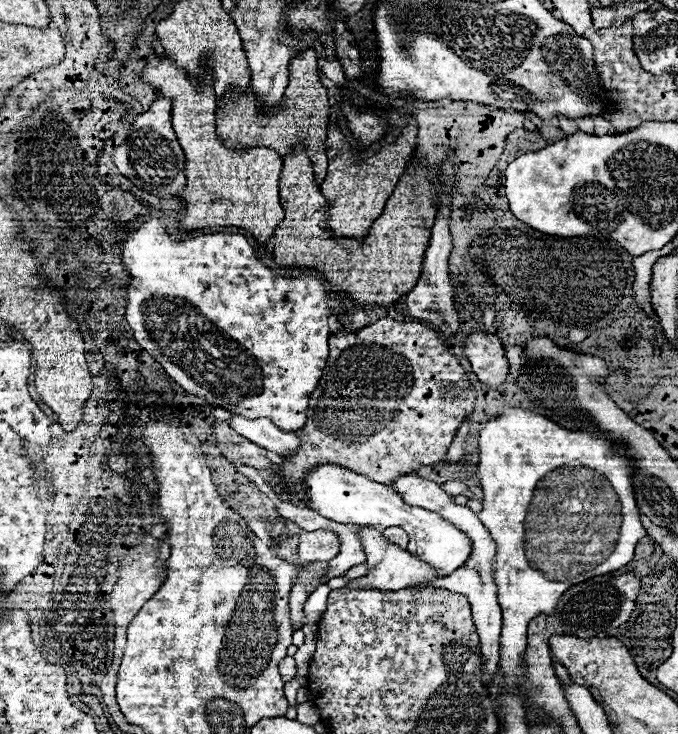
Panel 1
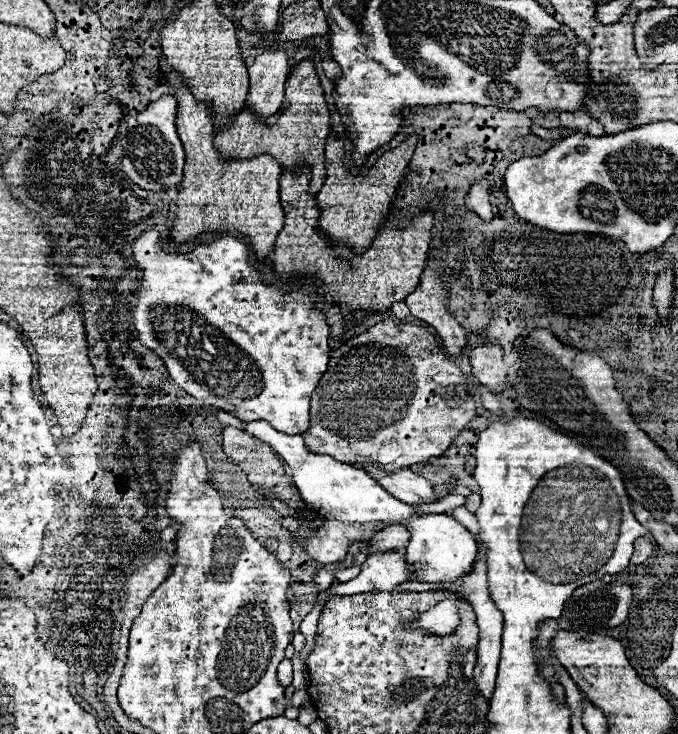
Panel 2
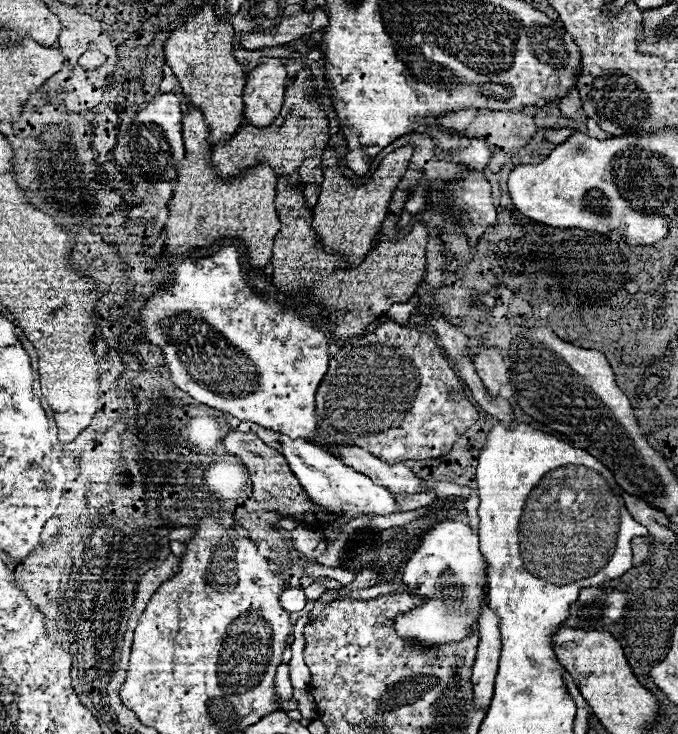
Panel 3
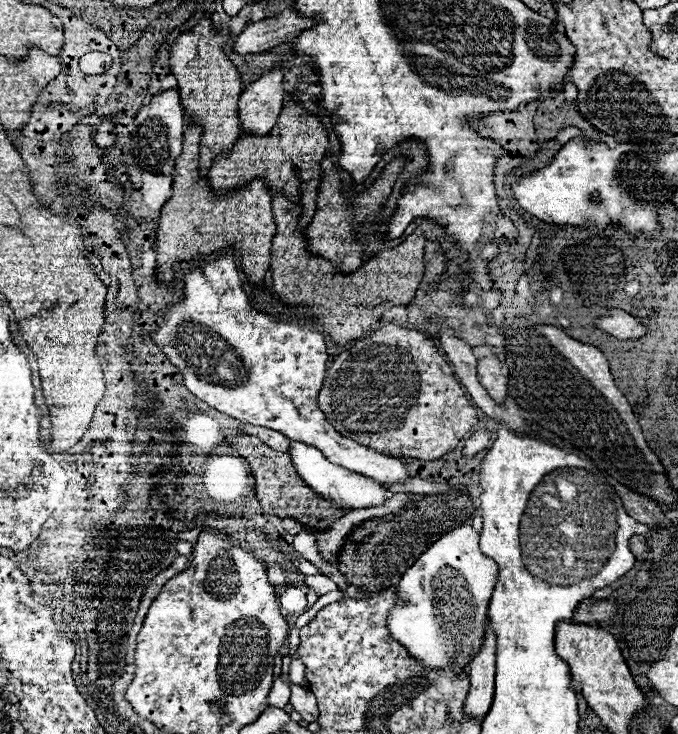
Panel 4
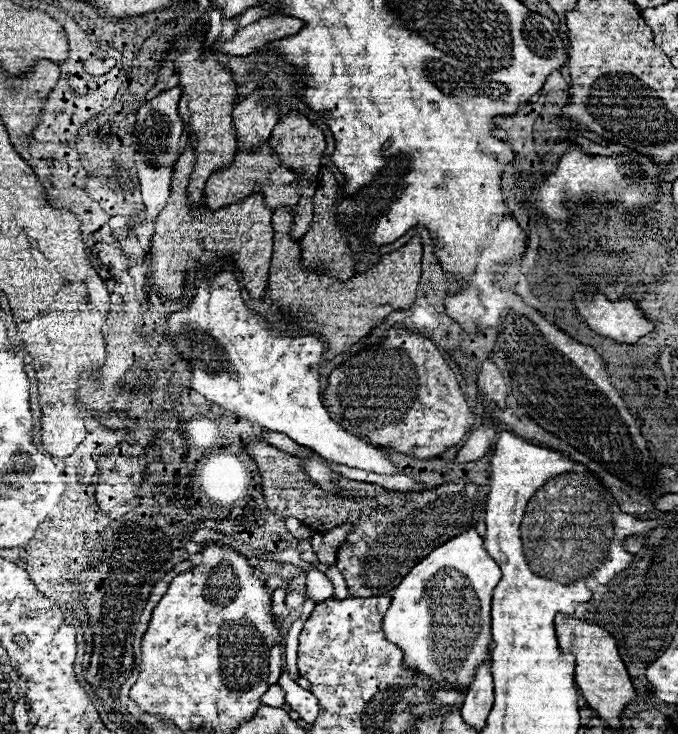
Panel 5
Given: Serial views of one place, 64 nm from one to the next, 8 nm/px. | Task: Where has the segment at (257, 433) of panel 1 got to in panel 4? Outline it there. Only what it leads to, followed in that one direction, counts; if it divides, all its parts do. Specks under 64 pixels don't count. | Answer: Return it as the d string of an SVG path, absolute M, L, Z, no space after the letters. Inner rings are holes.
M290 442L288 454L292 456L292 462L294 462L298 474L308 482L308 486L314 492L320 492L320 496L324 496L326 500L332 500L334 504L338 504L340 508L370 508L370 506L380 506L388 500L388 490L384 490L370 478L350 474L346 468L328 462L320 450L312 448L308 444ZM466 524L446 532L402 576L396 590L396 608L388 614L390 636L426 668L442 670L452 666L454 672L464 672L484 644L488 604L496 578L498 566L482 554L480 534L472 526Z

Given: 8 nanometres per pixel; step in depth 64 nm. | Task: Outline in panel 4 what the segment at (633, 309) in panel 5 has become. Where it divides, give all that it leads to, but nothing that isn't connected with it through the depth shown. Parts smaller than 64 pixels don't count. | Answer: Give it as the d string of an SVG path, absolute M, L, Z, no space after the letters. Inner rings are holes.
M608 308L608 314L594 318L594 326L616 336L618 340L638 340L648 330L632 314L618 308Z

